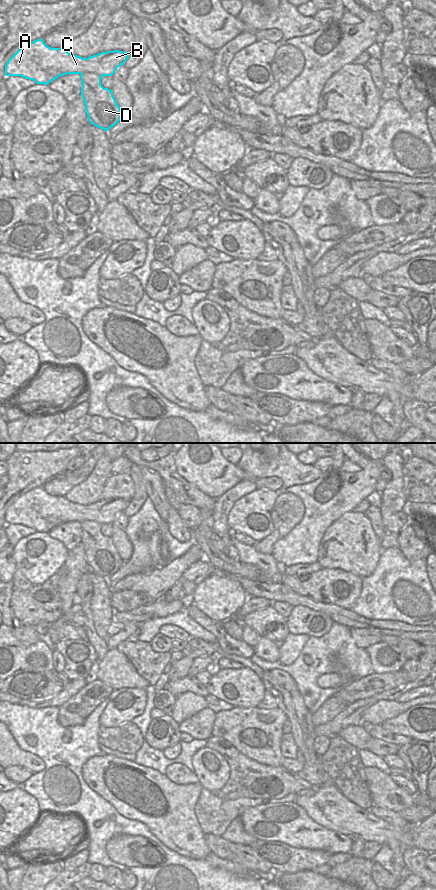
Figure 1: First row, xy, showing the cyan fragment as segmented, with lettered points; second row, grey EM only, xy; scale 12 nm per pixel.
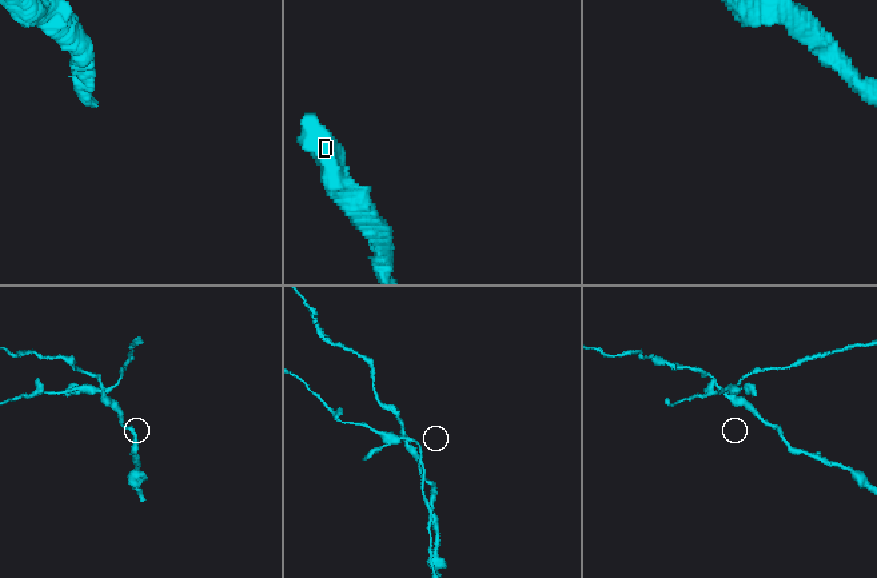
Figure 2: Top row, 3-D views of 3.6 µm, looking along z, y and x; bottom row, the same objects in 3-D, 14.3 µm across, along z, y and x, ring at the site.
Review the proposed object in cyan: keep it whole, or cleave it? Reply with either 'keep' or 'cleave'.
cleave

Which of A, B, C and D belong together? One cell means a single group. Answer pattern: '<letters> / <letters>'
A B C / D

